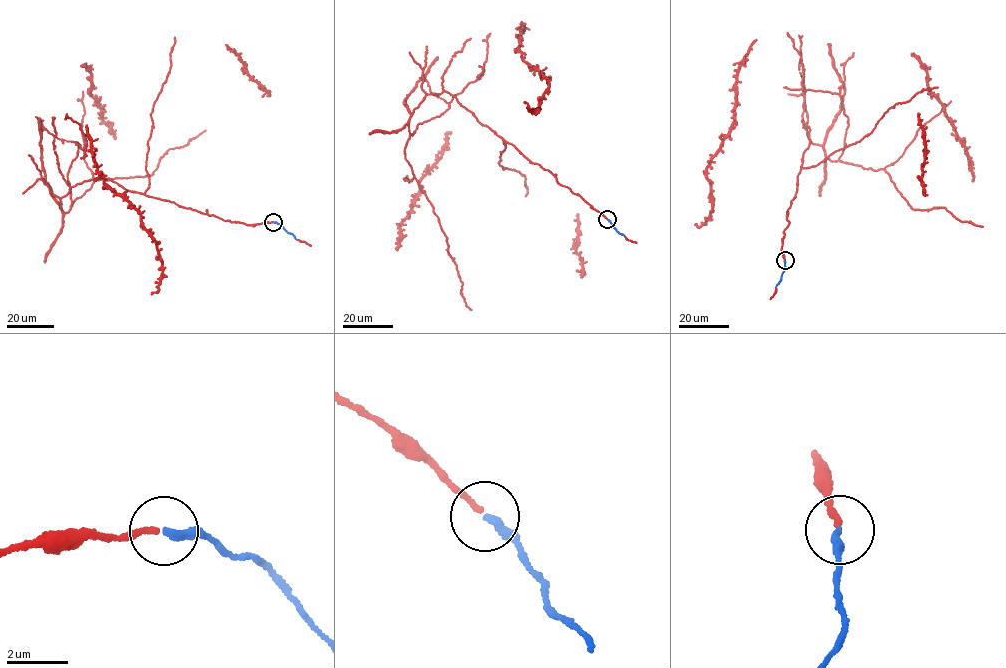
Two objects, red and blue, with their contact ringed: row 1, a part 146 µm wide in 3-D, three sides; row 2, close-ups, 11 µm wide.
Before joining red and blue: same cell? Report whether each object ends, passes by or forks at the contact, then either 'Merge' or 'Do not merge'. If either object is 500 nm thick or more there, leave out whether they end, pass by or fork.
At the ring red ends. At the ring blue ends. Merge

